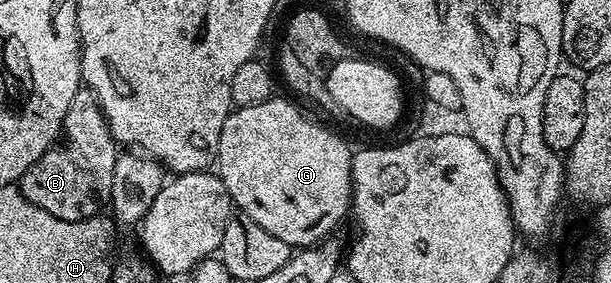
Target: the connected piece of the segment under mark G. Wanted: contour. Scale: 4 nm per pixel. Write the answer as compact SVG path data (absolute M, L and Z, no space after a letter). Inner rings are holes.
M275 96L260 104L252 104L251 106L239 106L231 109L230 115L224 120L224 128L220 128L220 144L218 145L218 157L216 159L216 173L222 179L224 188L228 188L228 196L231 203L241 213L248 215L252 220L256 220L256 224L260 224L260 228L264 228L264 232L272 232L272 236L277 236L279 240L284 240L284 244L288 244L292 248L309 248L317 246L338 226L338 221L342 217L349 215L352 210L352 168L350 160L352 150L346 147L346 142L338 134L333 134L330 130L325 130L322 126L317 126L314 122L309 122L292 103L289 97L281 98Z

